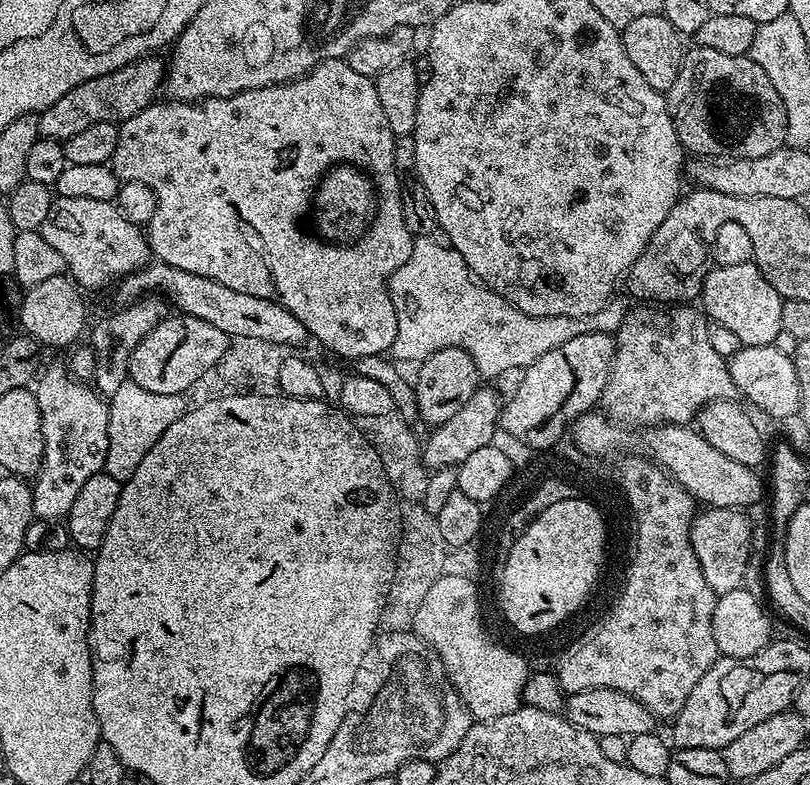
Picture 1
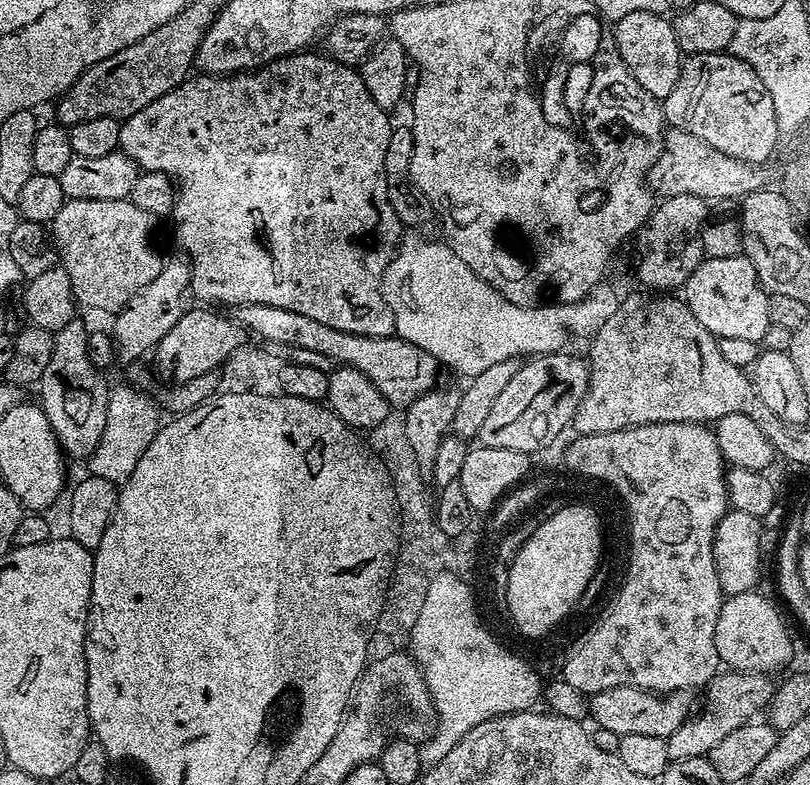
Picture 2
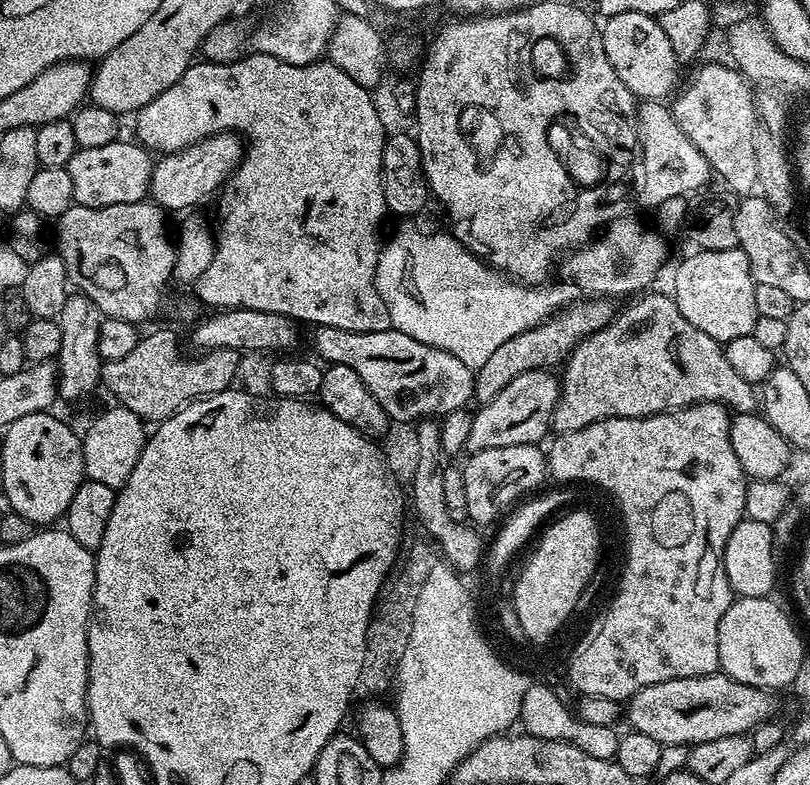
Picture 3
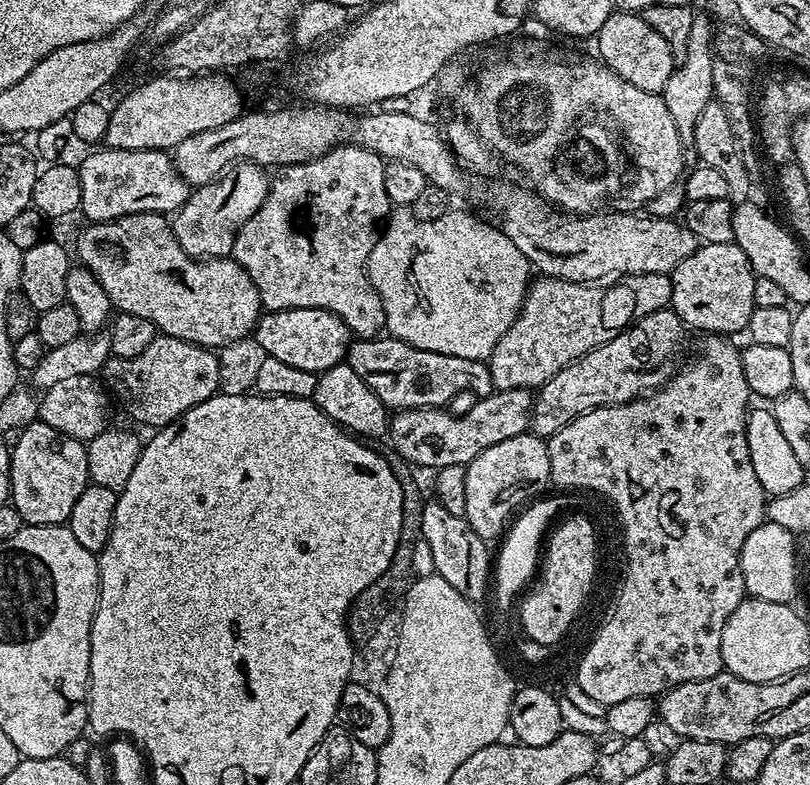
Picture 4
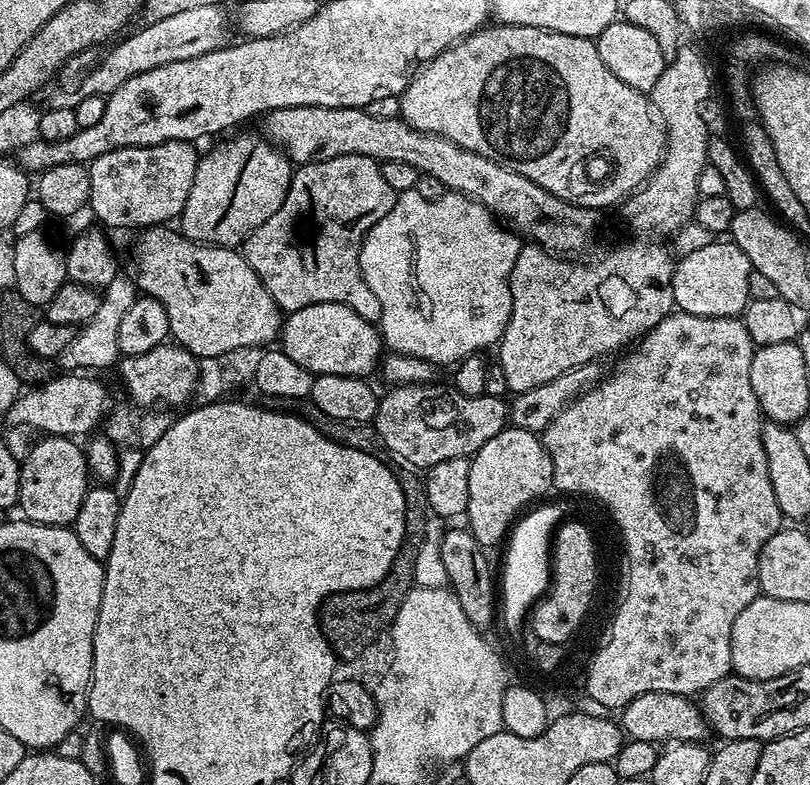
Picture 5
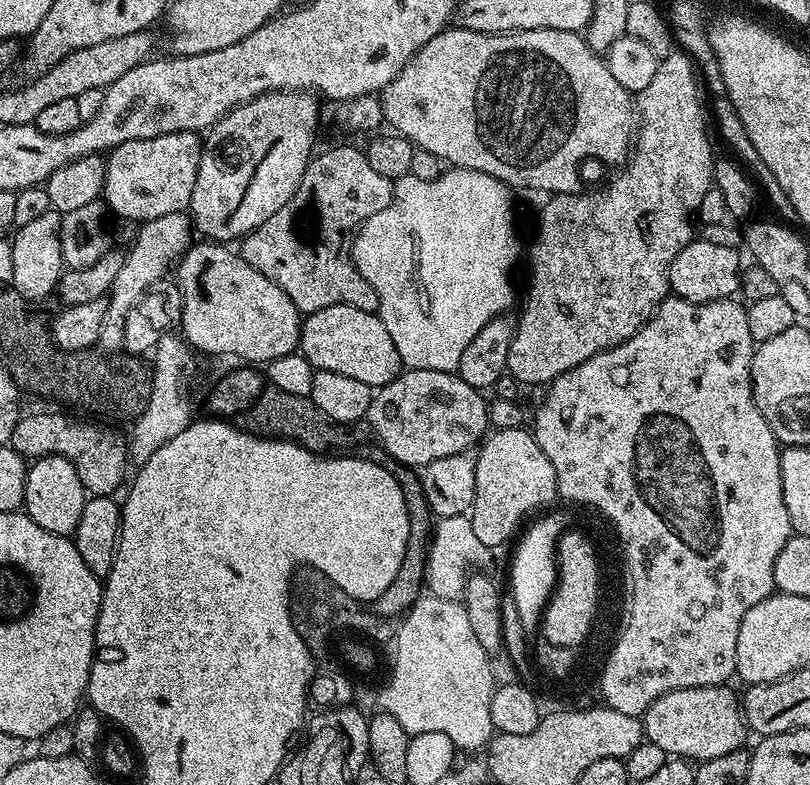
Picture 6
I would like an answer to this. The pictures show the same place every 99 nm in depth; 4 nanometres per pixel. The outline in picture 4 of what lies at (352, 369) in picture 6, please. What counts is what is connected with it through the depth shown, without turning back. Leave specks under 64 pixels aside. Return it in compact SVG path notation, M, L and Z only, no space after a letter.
M295 308L294 310L265 311L254 329L254 339L268 356L286 362L295 369L317 374L345 363L348 345L354 337L346 322L330 310L317 308Z

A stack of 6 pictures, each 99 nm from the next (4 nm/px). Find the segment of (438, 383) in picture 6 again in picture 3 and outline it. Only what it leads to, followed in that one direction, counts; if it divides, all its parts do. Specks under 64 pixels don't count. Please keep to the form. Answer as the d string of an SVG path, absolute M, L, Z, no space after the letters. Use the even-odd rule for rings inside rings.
M539 368L510 382L489 404L480 404L474 412L473 425L467 442L469 453L490 450L494 446L540 444L552 427L554 406L558 406L560 380L552 370ZM556 375L556 376L555 376Z

